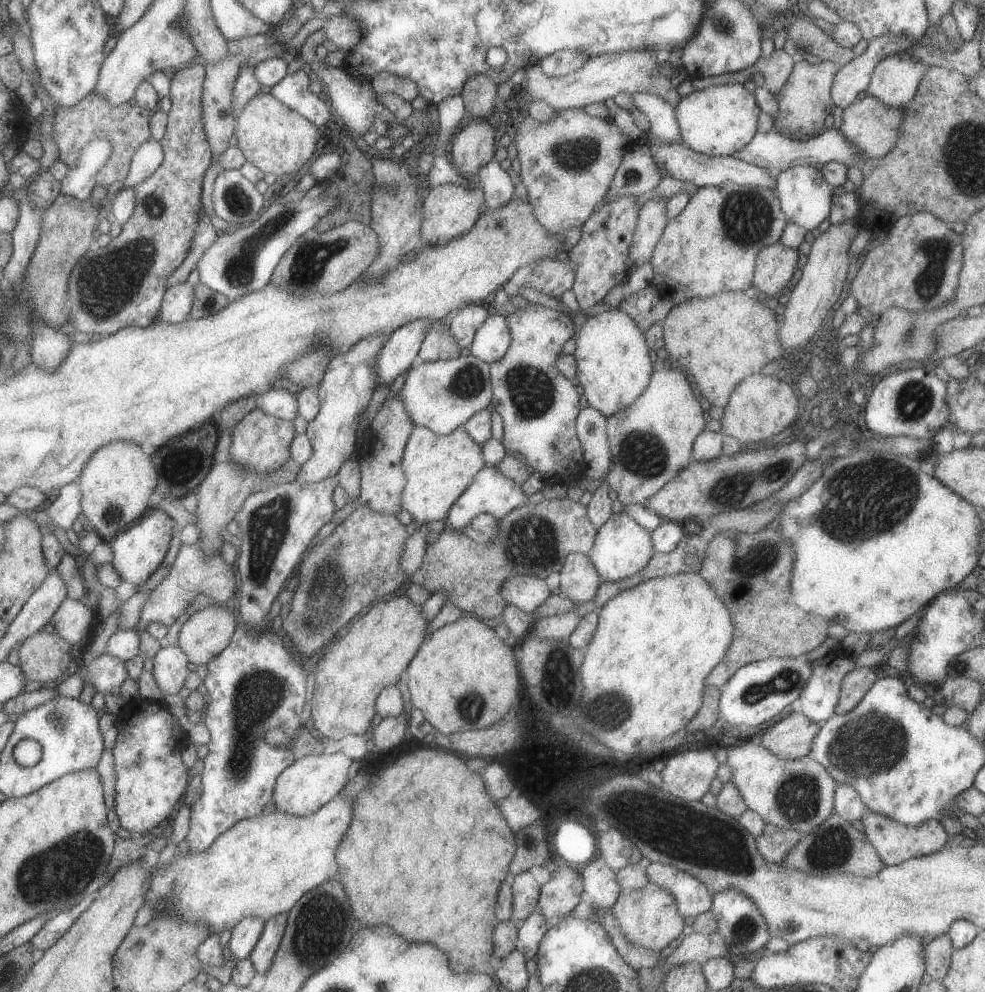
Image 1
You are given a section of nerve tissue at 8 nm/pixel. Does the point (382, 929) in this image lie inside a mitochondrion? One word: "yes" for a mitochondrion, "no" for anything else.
no

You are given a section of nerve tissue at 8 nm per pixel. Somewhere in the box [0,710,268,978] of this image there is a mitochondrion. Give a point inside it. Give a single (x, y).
(56, 873)

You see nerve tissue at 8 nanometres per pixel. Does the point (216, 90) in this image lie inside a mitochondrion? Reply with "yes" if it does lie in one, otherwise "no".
no

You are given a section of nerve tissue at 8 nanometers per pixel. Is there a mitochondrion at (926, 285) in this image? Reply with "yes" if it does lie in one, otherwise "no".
yes

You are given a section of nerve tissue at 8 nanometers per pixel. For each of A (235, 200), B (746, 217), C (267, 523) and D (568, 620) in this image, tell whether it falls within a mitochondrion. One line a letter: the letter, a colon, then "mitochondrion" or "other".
A: mitochondrion
B: mitochondrion
C: mitochondrion
D: other

